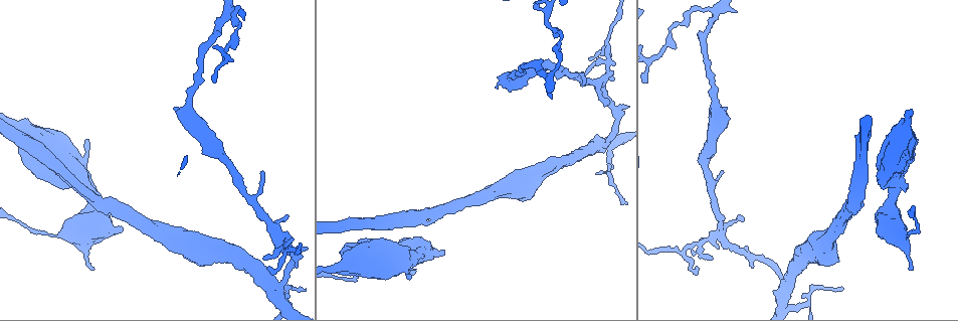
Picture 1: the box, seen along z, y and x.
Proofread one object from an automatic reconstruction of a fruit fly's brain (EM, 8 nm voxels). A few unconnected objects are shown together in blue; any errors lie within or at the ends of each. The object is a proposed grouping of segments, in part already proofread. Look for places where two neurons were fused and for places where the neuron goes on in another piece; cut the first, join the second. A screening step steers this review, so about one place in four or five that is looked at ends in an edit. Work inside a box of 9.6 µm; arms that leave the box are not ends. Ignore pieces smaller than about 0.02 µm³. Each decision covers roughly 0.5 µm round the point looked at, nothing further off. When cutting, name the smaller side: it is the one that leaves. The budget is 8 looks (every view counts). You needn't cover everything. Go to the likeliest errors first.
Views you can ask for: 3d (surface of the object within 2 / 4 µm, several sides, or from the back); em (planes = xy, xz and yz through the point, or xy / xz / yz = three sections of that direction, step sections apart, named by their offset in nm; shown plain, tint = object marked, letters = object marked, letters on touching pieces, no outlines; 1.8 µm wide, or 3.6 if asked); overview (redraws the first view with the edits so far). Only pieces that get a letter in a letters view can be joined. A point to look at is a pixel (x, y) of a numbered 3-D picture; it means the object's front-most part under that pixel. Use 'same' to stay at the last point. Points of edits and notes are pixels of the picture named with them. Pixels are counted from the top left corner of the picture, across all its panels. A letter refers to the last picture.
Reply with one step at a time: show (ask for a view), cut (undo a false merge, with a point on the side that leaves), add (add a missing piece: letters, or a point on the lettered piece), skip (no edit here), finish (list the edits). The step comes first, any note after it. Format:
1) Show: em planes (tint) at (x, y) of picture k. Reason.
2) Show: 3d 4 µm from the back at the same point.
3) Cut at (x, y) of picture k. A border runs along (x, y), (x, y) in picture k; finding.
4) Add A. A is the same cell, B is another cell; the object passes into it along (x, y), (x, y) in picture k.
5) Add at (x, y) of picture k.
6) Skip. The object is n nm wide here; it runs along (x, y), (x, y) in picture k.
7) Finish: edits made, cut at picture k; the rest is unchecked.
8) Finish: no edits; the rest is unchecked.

Show: em planes (letters) at (899, 159) of picture 1. Branch stops here.

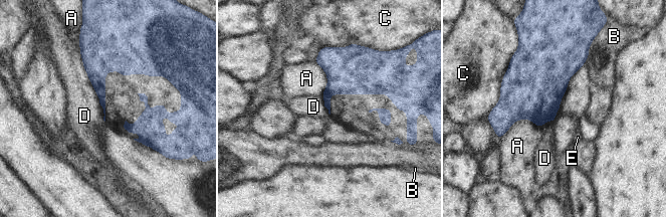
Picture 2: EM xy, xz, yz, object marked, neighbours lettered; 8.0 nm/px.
Skip. A, B, C, D and E are other cells; a border runs along (78, 46), (104, 121) in picture 2; none of them fits.

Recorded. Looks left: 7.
Show: em planes (letters) at (92, 268) of picture 1. Thin end.

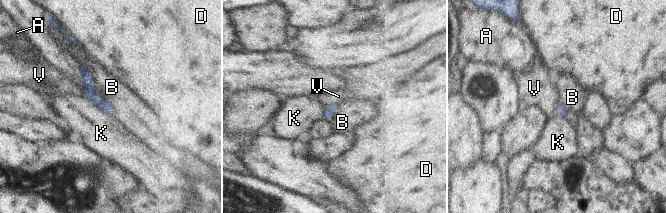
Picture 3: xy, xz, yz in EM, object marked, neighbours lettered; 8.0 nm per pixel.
Skip. The longest contact is with K, 260 nm; A, B, D, K and V are other cells; it runs along (84, 70), (91, 92), (112, 113) in picture 3; no lettered piece goes on from it.

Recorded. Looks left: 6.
Show: 3d 2 µm at (910, 234) of picture 1. Thick turns thin.

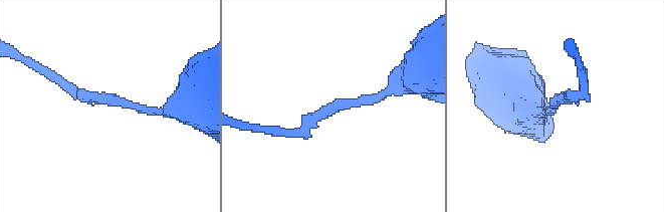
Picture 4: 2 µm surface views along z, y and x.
Show: em xy step 8 (tint) at (558, 103) of picture 4. Shape alone is not enough.

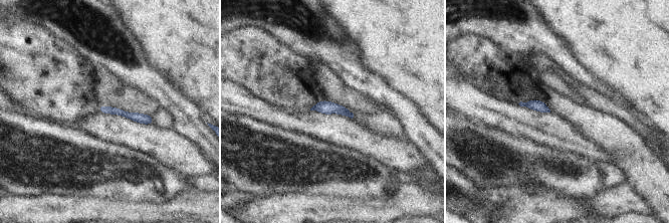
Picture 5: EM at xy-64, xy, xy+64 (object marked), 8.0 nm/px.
Show: em planes (letters) at the same point.

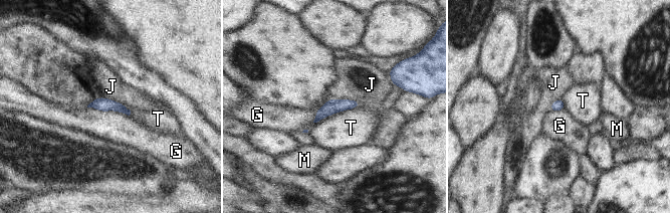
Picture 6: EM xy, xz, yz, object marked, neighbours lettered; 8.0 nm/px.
Skip. G, J, M and T are other cells; it runs along (356, 103), (332, 105), (317, 118) in picture 6; all the same neuron.

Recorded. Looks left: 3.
Finish: no edits; the rest is unchecked.

